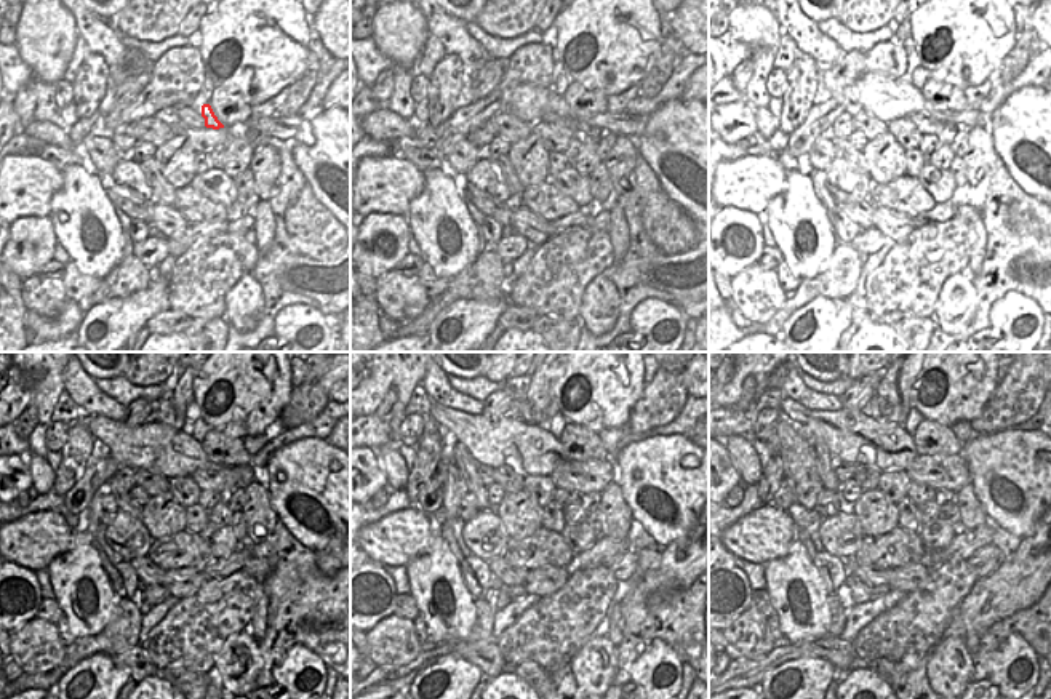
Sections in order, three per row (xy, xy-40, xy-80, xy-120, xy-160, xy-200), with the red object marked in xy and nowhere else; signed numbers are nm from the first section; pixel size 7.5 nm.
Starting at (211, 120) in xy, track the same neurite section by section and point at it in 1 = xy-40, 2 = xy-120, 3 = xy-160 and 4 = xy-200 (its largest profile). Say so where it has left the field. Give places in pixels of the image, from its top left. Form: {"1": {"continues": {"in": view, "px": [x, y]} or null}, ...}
{"1": {"continues": {"in": "xy-40", "px": [528, 103]}}, "2": {"continues": {"in": "xy-120", "px": [155, 447]}}, "3": {"continues": {"in": "xy-160", "px": [527, 448]}}, "4": {"continues": {"in": "xy-200", "px": [851, 437]}}}

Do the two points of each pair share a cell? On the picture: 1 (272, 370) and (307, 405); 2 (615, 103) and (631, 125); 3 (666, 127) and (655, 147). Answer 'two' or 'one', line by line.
1: two
2: two
3: one

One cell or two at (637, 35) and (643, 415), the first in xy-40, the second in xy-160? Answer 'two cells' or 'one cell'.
two cells

